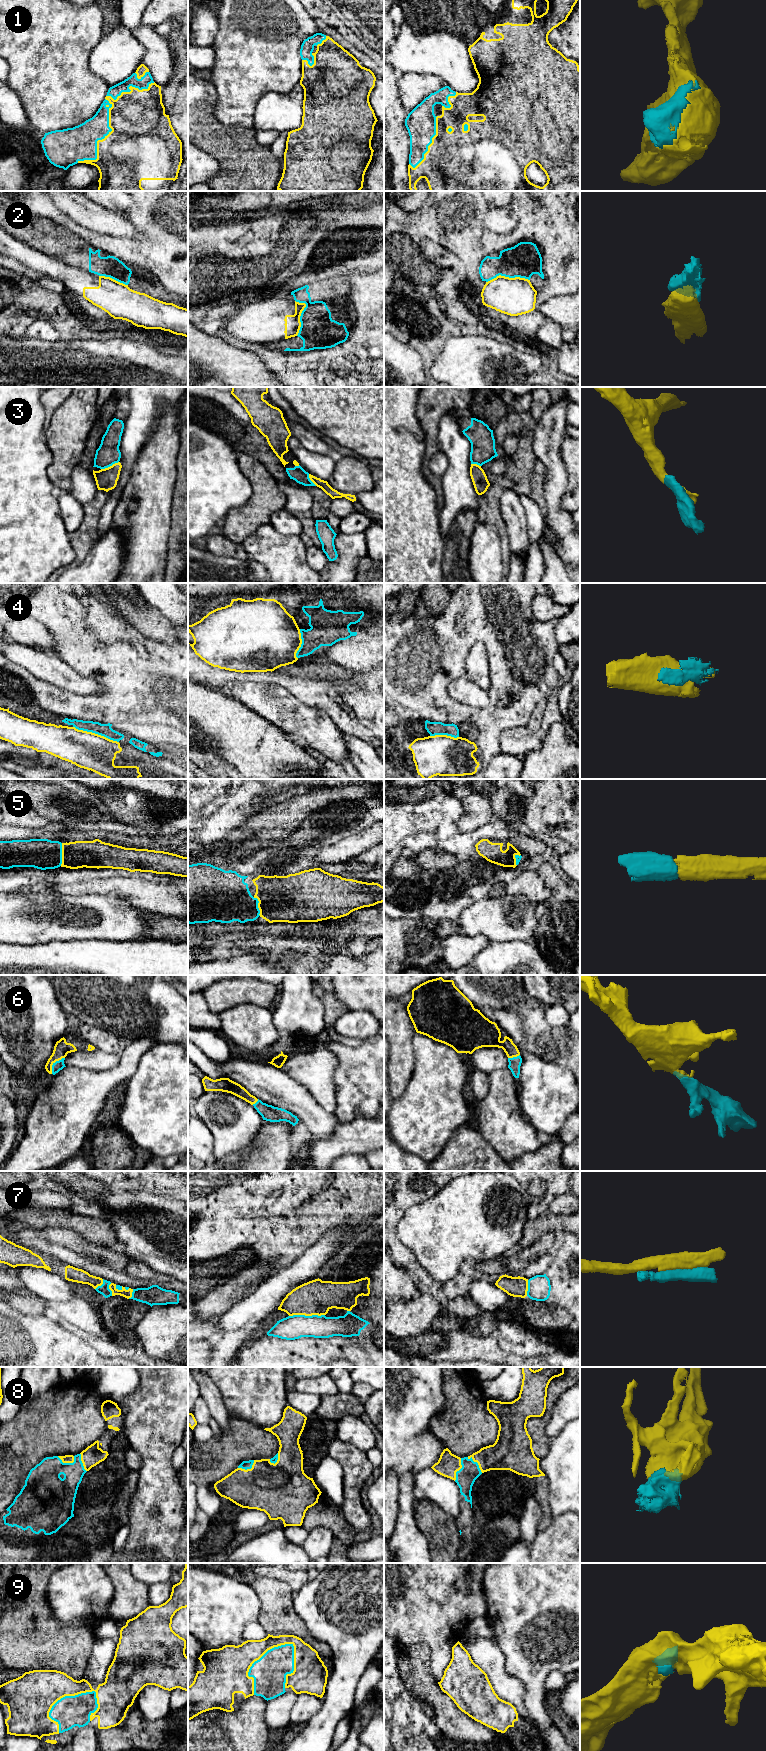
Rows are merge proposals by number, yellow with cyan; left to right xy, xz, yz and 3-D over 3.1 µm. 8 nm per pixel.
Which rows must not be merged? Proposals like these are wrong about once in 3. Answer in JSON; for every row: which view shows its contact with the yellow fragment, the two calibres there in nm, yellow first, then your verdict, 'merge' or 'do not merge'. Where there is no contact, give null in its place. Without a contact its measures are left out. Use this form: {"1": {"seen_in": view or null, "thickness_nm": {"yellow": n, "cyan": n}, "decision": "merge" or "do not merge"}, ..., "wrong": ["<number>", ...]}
{"1": {"seen_in": "xy", "thickness_nm": {"yellow": 460, "cyan": 280}, "decision": "merge"}, "2": {"seen_in": "yz", "thickness_nm": {"yellow": 300, "cyan": 280}, "decision": "do not merge"}, "3": {"seen_in": "xy", "thickness_nm": {"yellow": 180, "cyan": 190}, "decision": "do not merge"}, "4": {"seen_in": "xy", "thickness_nm": {"yellow": 300, "cyan": 100}, "decision": "do not merge"}, "5": {"seen_in": "xy", "thickness_nm": {"yellow": 220, "cyan": 240}, "decision": "merge"}, "6": {"seen_in": "xy", "thickness_nm": {"yellow": 120, "cyan": 80}, "decision": "merge"}, "7": {"seen_in": "xz", "thickness_nm": {"yellow": 280, "cyan": 190}, "decision": "do not merge"}, "8": {"seen_in": "yz", "thickness_nm": {"yellow": 180, "cyan": 160}, "decision": "merge"}, "9": {"seen_in": "xz", "thickness_nm": {"yellow": 340, "cyan": 280}, "decision": "merge"}, "wrong": ["2", "3", "4", "7"]}

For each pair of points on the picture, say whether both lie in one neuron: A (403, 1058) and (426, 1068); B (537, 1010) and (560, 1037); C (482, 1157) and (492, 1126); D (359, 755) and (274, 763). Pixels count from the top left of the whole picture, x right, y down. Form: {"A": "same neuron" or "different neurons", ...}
{"A": "different neurons", "B": "same neuron", "C": "different neurons", "D": "different neurons"}

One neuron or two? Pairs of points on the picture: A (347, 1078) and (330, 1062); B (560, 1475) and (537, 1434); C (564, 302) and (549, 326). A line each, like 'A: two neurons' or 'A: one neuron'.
A: two neurons
B: two neurons
C: two neurons

